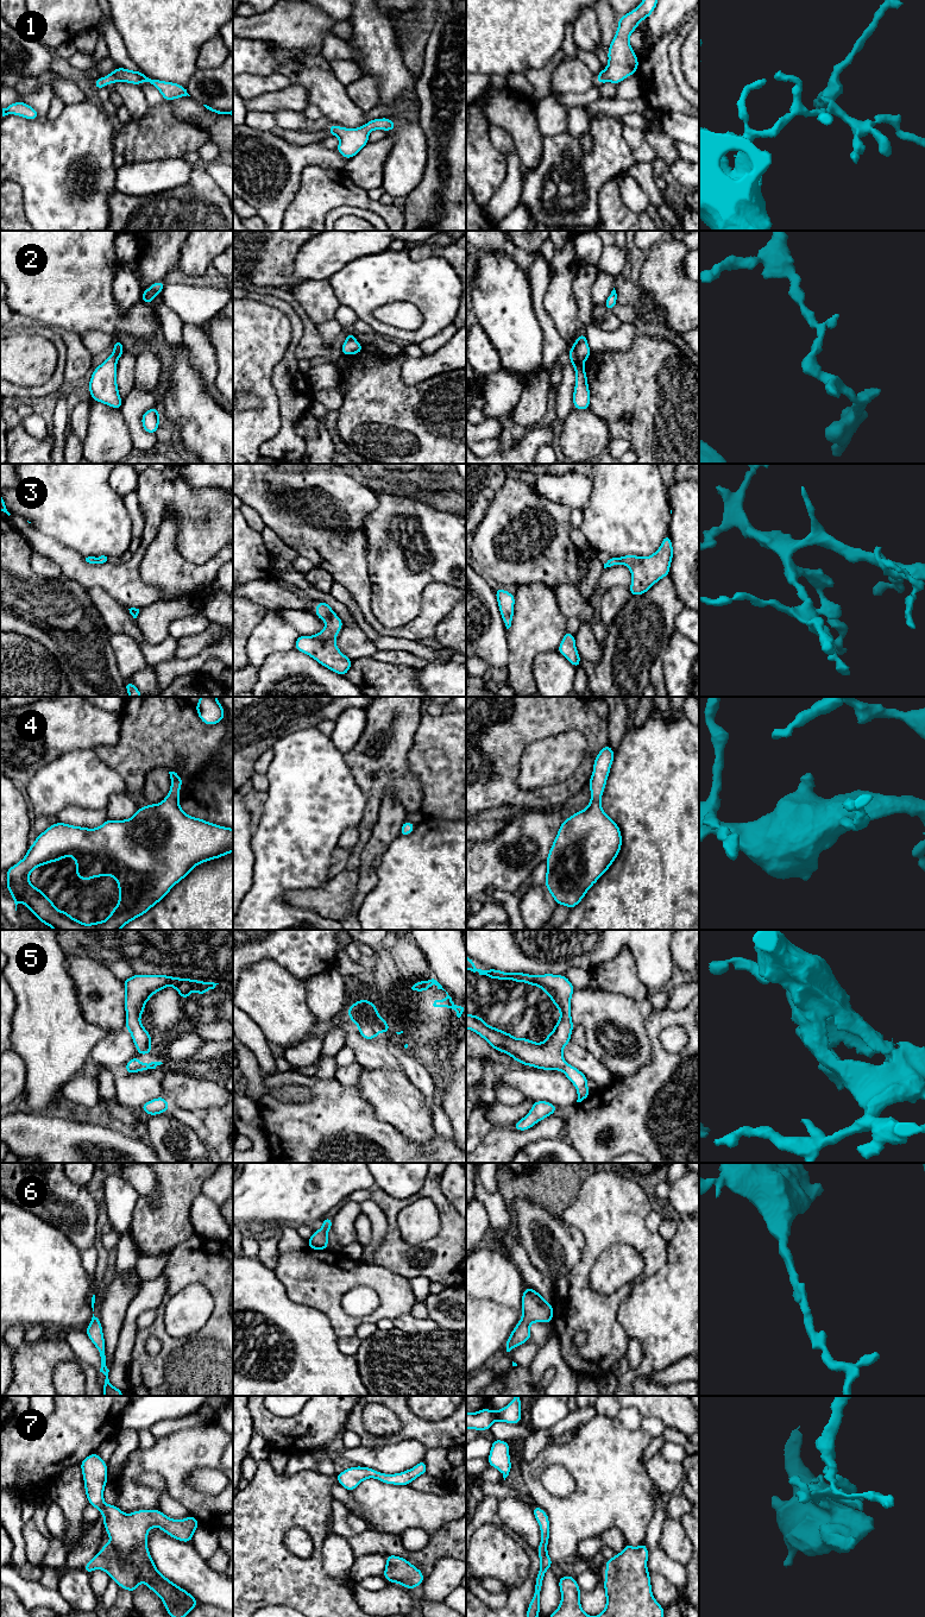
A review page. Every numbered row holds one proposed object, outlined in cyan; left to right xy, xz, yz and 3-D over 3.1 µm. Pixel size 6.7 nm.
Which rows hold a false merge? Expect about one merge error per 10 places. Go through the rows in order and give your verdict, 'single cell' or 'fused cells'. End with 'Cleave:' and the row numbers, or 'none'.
1: single cell
2: fused cells
3: single cell
4: single cell
5: single cell
6: single cell
7: single cell
Cleave: 2

